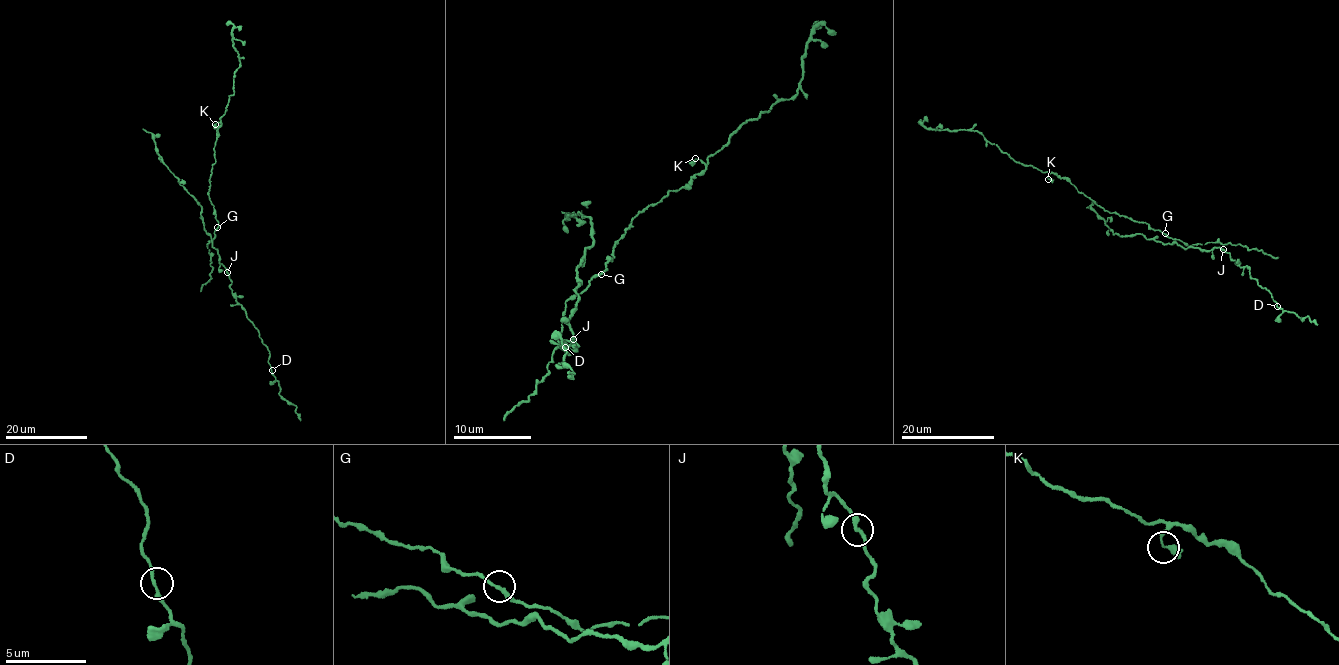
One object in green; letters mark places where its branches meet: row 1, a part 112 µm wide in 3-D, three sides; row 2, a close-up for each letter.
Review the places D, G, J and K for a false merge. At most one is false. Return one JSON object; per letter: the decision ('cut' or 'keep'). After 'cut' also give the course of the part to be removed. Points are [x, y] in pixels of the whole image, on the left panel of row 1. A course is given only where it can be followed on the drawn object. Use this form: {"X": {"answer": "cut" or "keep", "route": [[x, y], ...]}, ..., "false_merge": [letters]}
{"D": {"answer": "keep"}, "G": {"answer": "keep"}, "J": {"answer": "keep"}, "K": {"answer": "keep"}, "false_merge": []}

